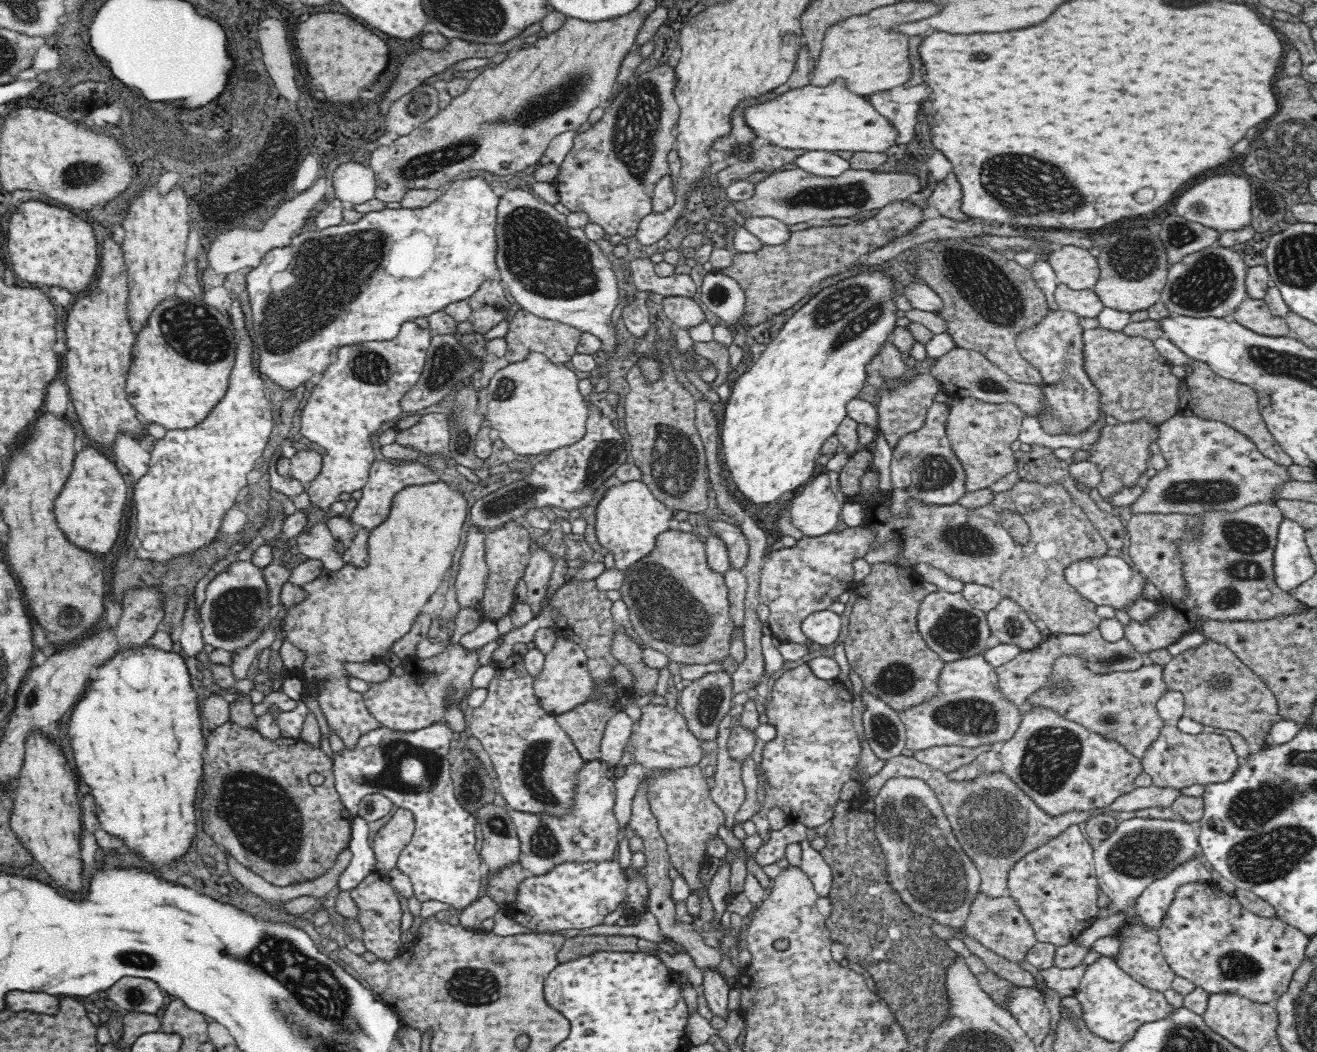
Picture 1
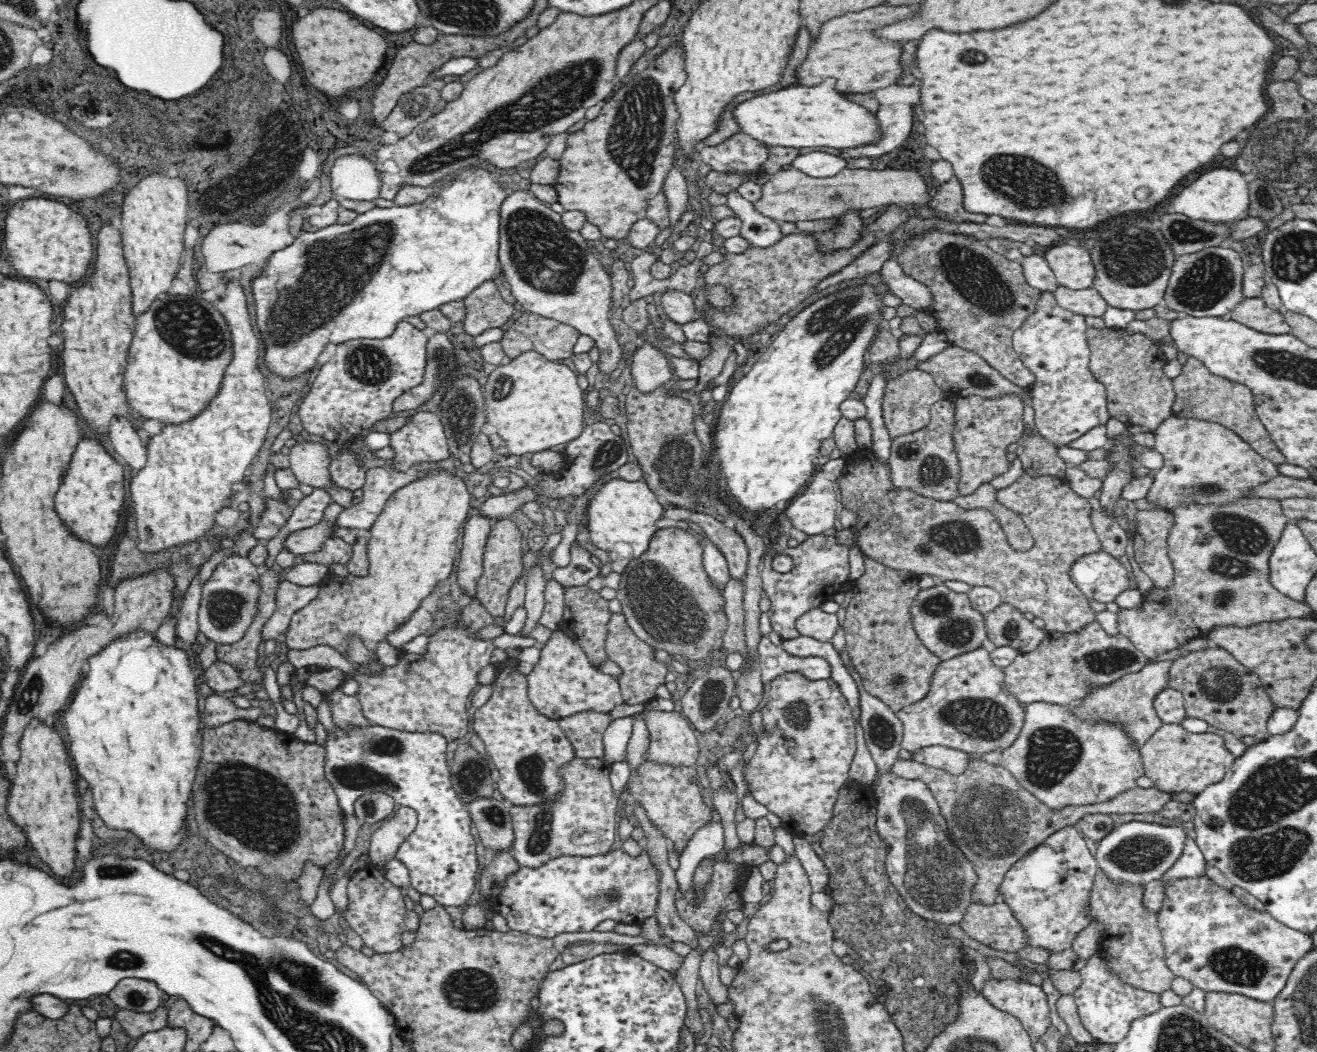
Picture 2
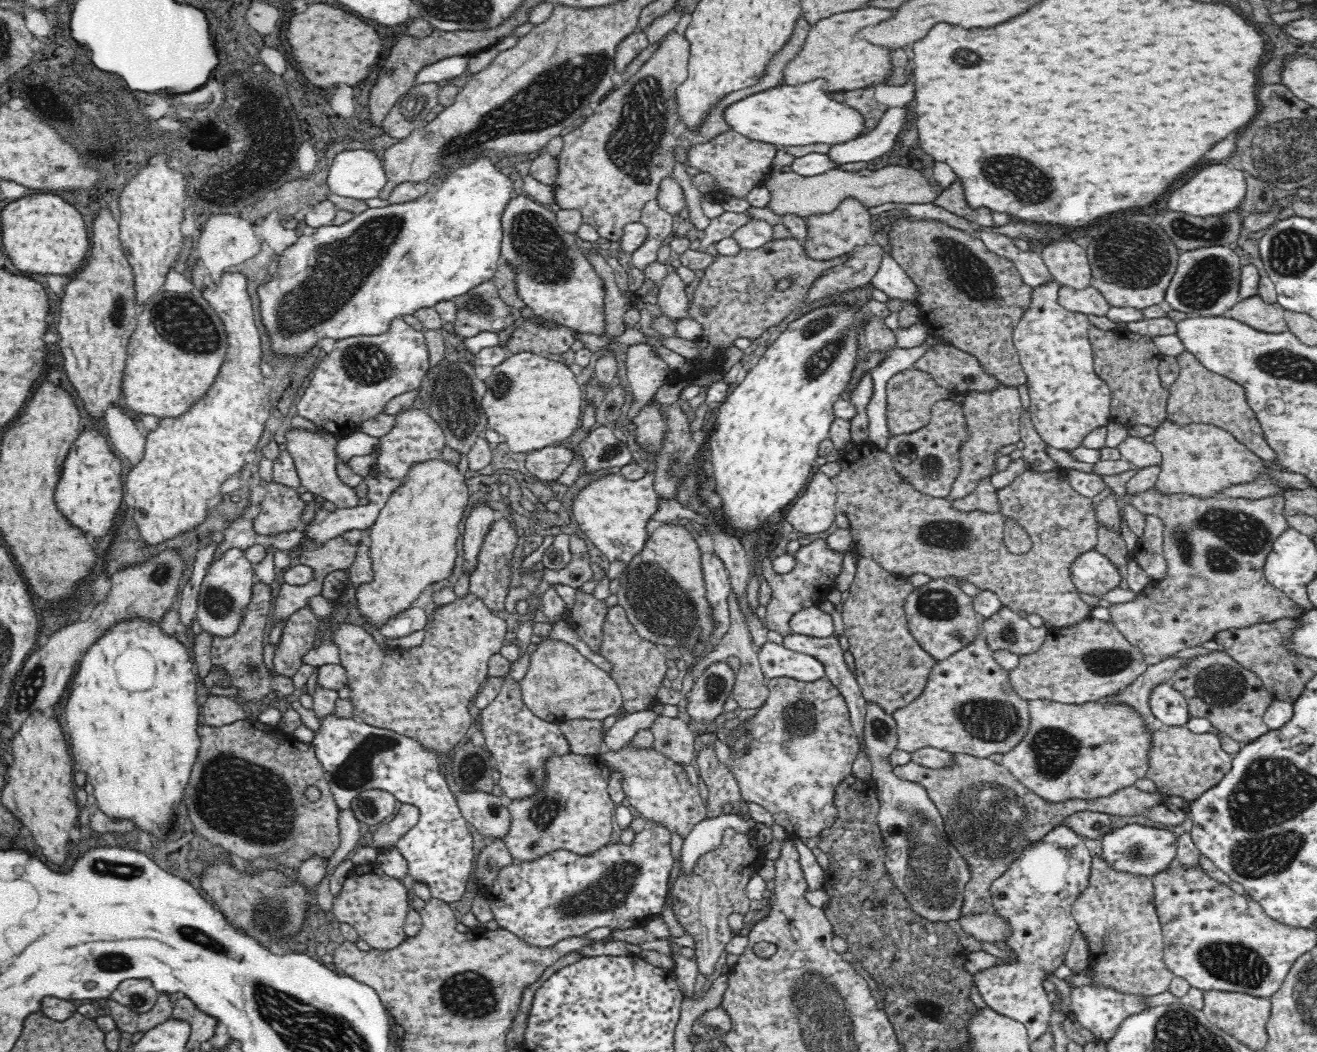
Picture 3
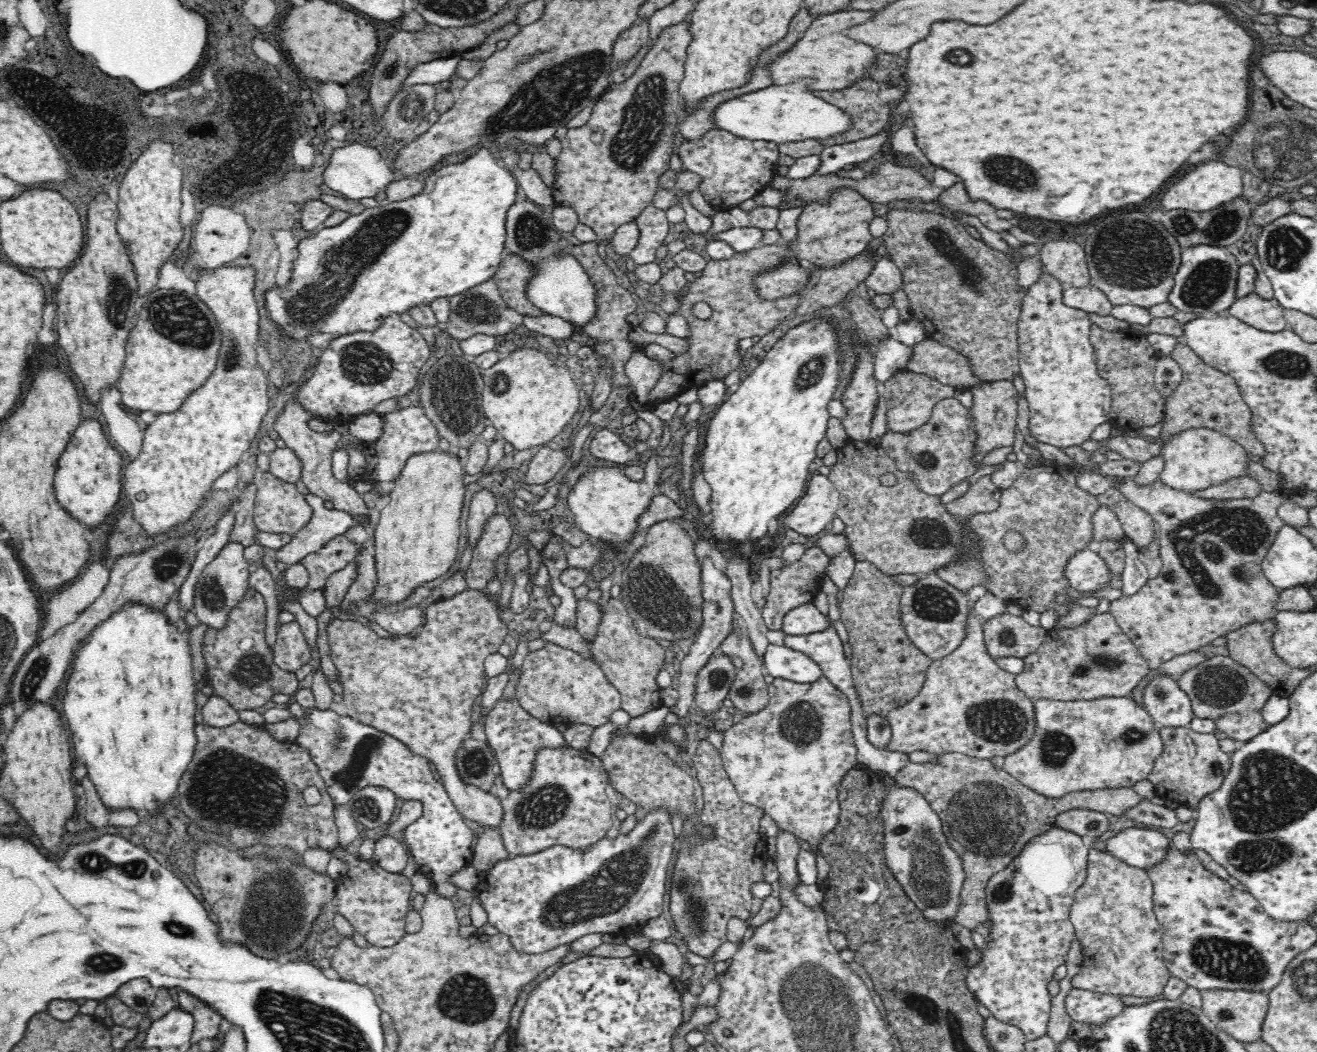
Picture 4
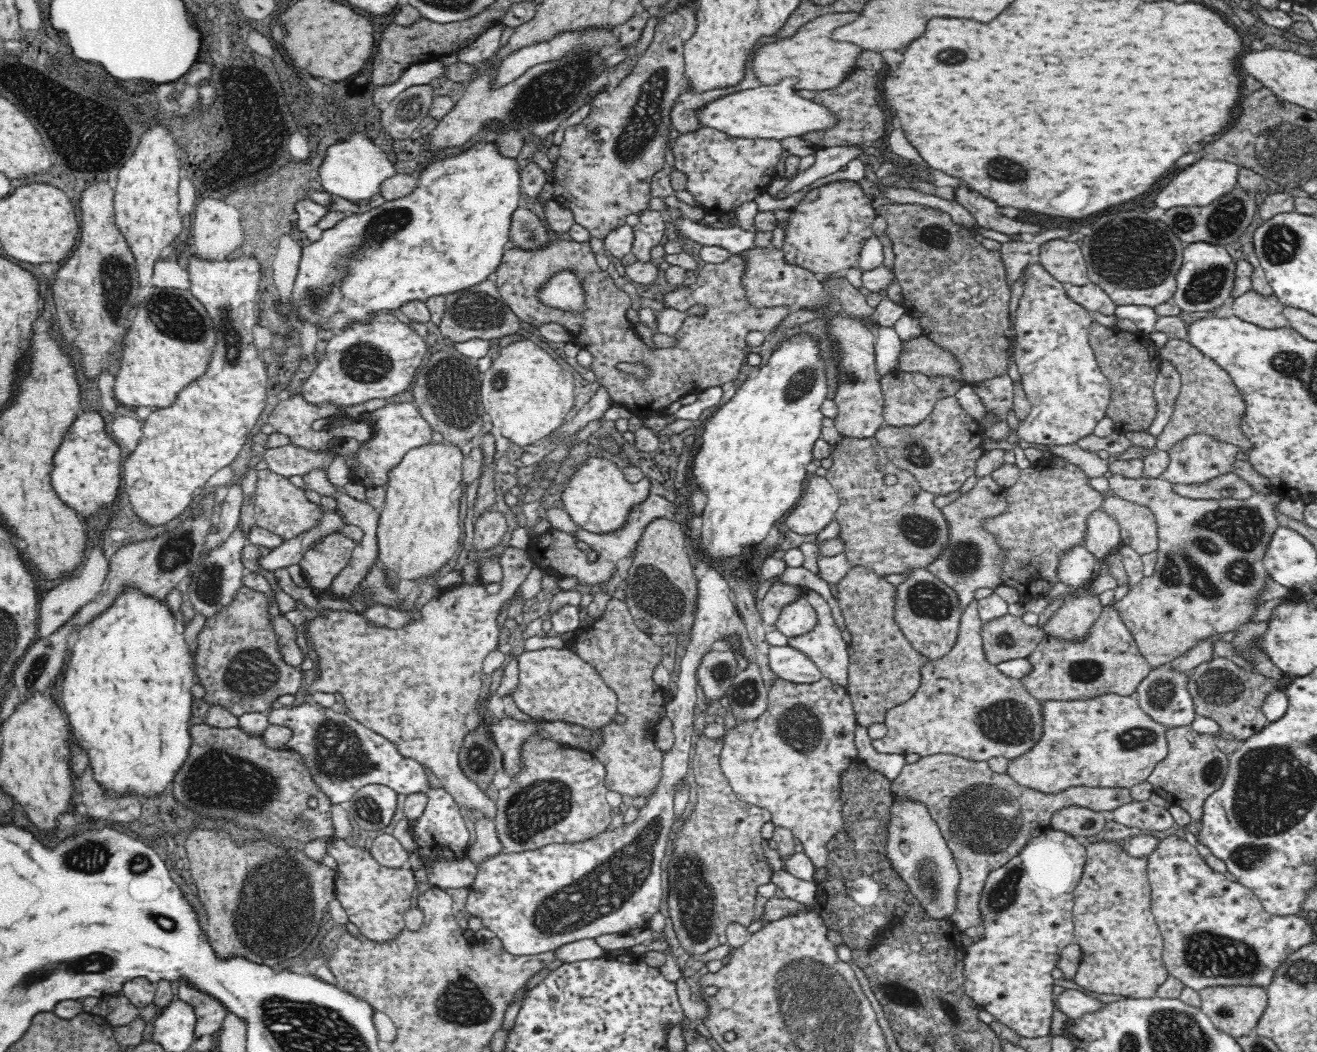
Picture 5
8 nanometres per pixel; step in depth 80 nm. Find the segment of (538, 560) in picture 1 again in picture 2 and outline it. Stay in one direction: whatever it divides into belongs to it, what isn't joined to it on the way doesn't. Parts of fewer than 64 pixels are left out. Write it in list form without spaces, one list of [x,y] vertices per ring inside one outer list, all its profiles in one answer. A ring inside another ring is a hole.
[[[540,566],[534,567],[527,575],[527,591],[525,593],[524,608],[527,610],[527,617],[521,628],[519,634],[522,637],[529,636],[532,629],[537,625],[543,612],[545,600],[544,590],[545,584],[544,576],[542,576],[542,568]]]

